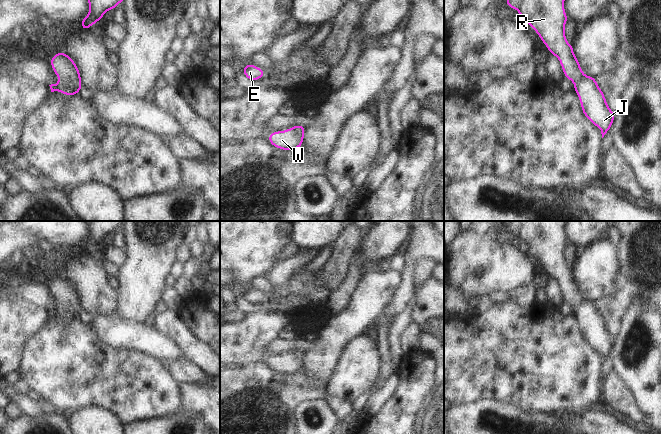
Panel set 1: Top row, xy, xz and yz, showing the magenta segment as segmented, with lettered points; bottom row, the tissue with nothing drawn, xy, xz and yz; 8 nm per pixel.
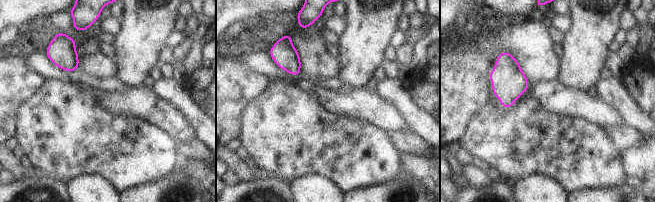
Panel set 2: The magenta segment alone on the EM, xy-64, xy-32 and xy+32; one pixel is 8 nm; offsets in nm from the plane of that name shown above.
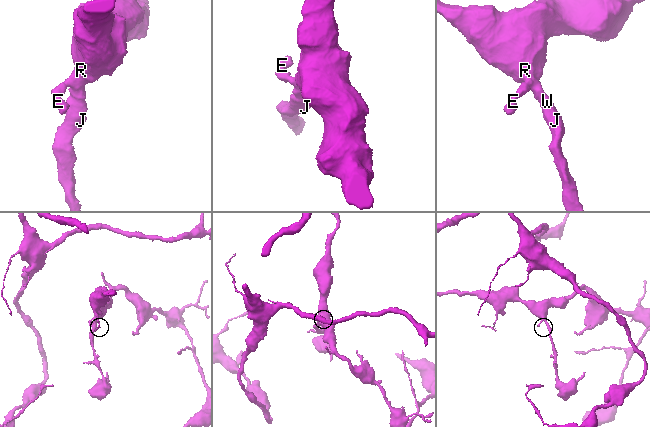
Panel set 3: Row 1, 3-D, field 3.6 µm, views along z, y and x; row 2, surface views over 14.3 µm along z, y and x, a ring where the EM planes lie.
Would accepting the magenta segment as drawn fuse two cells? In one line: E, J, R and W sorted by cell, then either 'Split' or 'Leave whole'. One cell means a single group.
Groups: E J R W. Leave whole

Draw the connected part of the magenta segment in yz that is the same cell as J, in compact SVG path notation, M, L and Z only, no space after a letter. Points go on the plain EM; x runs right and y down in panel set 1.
M505 221L507 232L519 235L521 241L528 250L532 250L534 256L540 260L551 279L560 285L564 301L574 307L574 315L578 319L583 339L601 355L602 362L612 351L616 337L607 328L605 319L596 306L596 301L587 300L573 276L574 270L569 268L565 259L565 248L569 244L564 232L566 221Z

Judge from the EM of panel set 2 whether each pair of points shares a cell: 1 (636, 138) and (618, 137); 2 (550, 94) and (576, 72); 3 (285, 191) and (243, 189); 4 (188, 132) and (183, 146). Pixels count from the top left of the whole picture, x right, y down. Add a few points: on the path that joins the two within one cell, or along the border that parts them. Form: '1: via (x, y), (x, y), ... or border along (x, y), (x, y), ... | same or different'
1: via (632, 138), (622, 137) | same
2: border along (559, 80), (568, 86), (584, 91) | different
3: via (275, 189), (272, 186), (253, 188) | same
4: border along (175, 137), (181, 140), (198, 138) | different

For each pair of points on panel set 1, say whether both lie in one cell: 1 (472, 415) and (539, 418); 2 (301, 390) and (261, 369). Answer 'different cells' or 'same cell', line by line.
1: same cell
2: same cell

